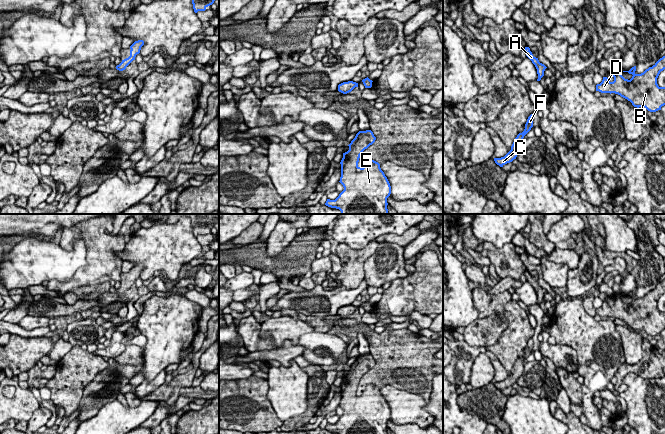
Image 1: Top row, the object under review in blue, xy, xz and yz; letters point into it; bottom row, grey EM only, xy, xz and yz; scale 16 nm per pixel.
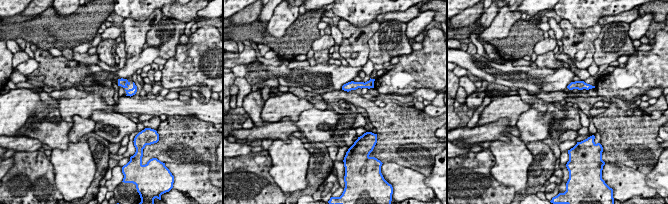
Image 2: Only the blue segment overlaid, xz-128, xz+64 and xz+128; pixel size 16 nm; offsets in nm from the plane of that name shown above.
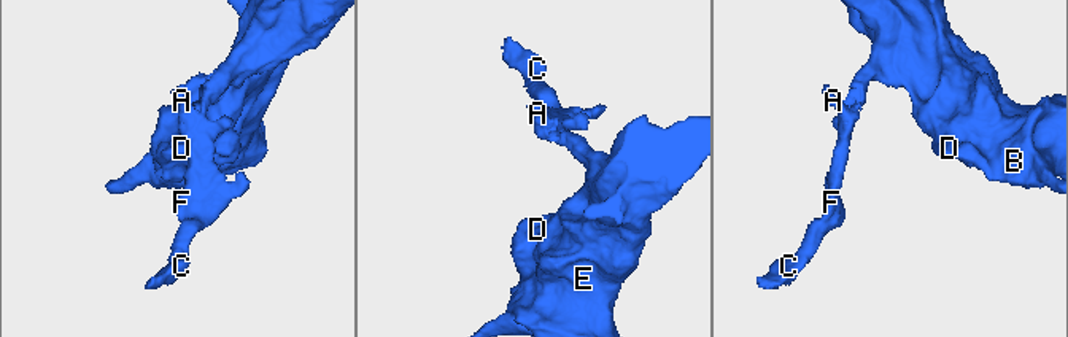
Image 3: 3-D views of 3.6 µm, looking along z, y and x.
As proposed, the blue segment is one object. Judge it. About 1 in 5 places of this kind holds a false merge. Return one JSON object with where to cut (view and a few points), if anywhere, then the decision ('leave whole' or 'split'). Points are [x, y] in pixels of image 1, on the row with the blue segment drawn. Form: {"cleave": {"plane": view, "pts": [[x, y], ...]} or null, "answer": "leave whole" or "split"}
{"cleave": null, "answer": "leave whole"}

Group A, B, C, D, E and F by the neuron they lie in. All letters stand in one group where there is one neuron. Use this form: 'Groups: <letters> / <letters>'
Groups: A B C D E F

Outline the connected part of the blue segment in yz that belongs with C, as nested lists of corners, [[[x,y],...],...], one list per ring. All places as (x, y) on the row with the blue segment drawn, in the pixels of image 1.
[[[531,114],[527,119],[524,131],[522,133],[519,133],[515,138],[511,146],[511,150],[504,157],[494,158],[494,161],[497,165],[503,167],[505,164],[510,163],[514,159],[516,159],[517,155],[522,151],[524,147],[523,138],[531,130],[532,127],[533,127],[533,115]]]

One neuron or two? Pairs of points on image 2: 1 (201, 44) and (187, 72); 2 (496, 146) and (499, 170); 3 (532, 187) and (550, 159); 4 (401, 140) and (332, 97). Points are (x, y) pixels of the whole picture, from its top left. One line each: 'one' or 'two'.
1: one
2: one
3: one
4: one

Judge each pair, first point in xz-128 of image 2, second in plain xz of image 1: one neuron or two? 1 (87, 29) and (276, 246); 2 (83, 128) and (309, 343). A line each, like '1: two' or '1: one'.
1: two
2: two

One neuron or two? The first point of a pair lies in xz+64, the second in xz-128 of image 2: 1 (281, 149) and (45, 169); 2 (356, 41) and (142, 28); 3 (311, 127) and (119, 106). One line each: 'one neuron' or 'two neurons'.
1: two neurons
2: one neuron
3: two neurons

